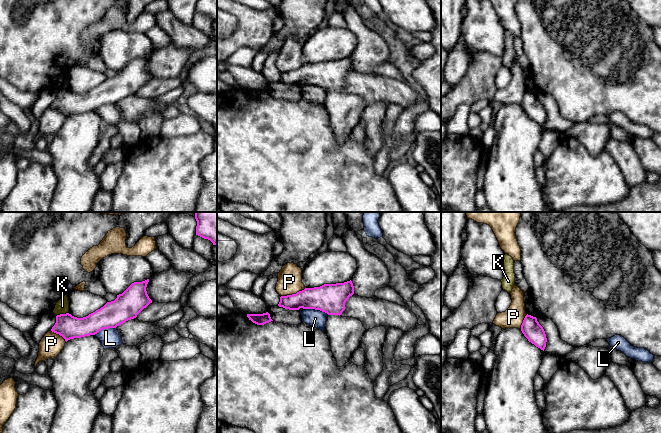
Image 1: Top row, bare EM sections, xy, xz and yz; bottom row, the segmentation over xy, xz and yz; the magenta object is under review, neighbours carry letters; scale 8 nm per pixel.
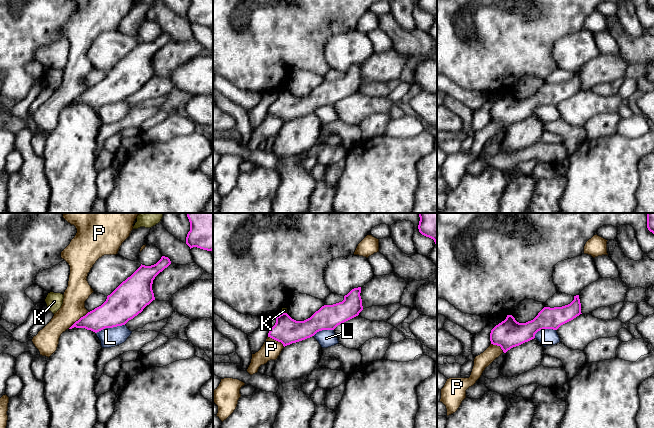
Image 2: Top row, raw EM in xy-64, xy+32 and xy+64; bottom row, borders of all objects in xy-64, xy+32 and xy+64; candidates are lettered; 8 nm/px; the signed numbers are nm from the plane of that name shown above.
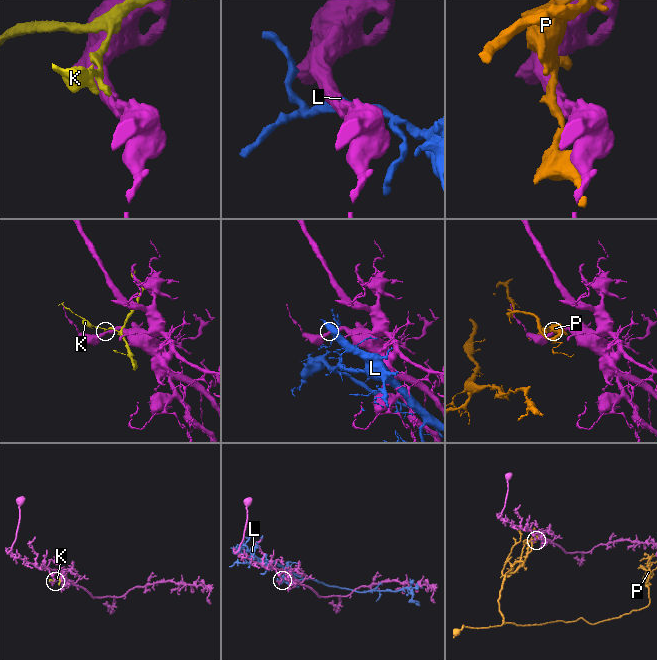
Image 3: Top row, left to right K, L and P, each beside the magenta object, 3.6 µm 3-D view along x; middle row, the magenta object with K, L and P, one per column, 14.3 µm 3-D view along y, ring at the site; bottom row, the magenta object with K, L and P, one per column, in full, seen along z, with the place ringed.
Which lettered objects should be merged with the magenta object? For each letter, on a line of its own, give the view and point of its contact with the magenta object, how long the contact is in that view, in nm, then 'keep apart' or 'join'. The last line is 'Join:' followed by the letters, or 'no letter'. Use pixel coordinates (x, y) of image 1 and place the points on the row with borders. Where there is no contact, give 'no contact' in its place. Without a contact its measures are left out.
K: xy (62, 314) | 90 nm | keep apart
L: xz (317, 309) | 200 nm | keep apart
P: xz (293, 294) | 220 nm | keep apart
Join: no letter

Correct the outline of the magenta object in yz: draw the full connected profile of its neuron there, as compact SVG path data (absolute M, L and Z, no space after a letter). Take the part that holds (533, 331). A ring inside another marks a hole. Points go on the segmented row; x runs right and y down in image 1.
M527 314L521 325L521 331L529 342L544 351L547 338L536 317Z

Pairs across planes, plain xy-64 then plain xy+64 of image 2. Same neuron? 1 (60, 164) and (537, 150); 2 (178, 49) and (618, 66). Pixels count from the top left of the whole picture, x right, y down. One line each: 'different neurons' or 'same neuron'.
1: different neurons
2: same neuron

